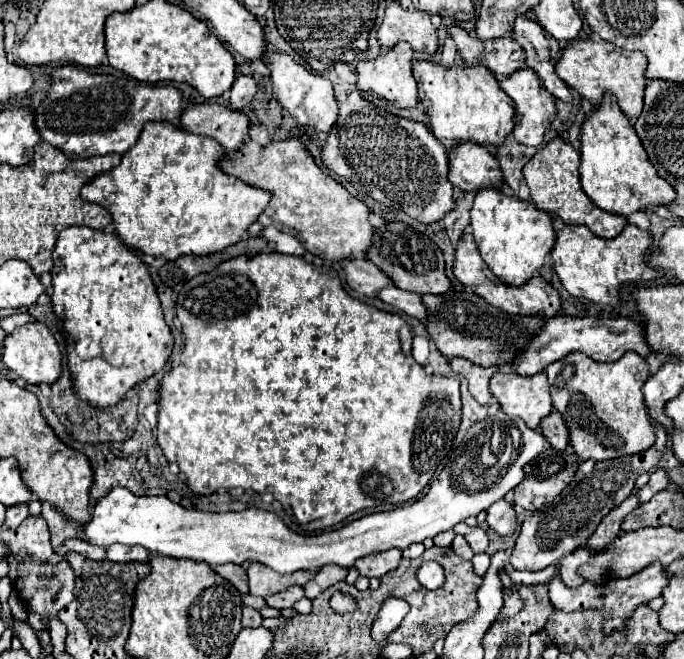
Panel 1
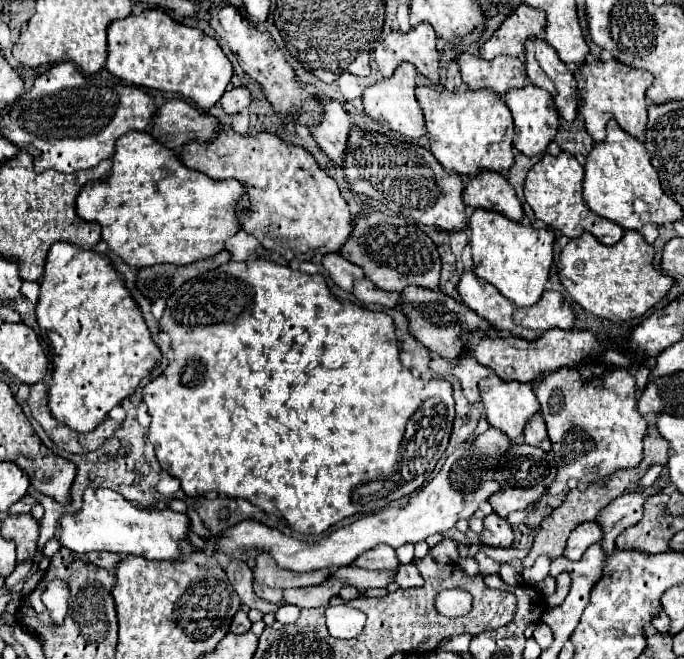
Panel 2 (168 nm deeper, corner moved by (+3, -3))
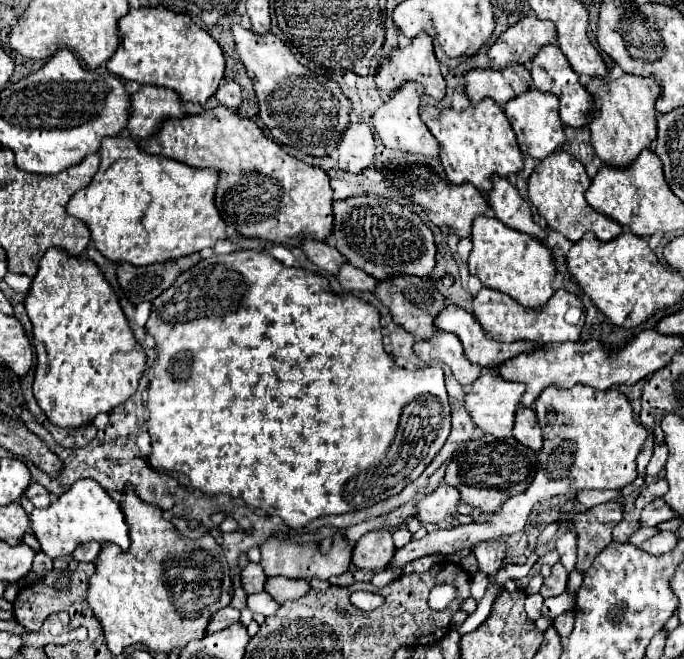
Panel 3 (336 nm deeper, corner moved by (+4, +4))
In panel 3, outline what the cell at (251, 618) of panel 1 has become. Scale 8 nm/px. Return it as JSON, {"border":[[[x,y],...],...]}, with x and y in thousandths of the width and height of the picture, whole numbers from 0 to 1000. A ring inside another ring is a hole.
{"border":[[[329,921],[323,927],[317,927],[317,933],[311,933],[311,939],[306,942],[306,961],[314,961],[314,958],[323,958],[341,945],[346,945],[352,936],[352,930],[341,921]]]}

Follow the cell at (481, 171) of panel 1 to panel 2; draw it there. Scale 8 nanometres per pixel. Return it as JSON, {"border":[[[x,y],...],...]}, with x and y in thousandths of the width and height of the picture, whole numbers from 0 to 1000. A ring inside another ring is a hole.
{"border":[[[705,261],[693,270],[684,270],[684,282],[678,288],[678,307],[690,316],[708,316],[737,325],[751,337],[763,337],[766,319],[760,303],[754,300],[751,285],[728,261]]]}

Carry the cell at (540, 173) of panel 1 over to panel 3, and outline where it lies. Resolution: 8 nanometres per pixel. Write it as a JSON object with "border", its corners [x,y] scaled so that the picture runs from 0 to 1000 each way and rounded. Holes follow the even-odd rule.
{"border":[[[817,226],[808,229],[806,235],[800,235],[785,256],[776,263],[773,269],[773,302],[776,308],[785,314],[788,326],[800,335],[803,344],[814,347],[817,354],[823,354],[832,366],[844,366],[849,363],[858,351],[867,351],[873,357],[873,363],[879,366],[893,366],[896,360],[908,357],[908,341],[902,341],[902,335],[885,329],[882,323],[873,323],[867,314],[861,314],[861,308],[855,305],[855,290],[861,287],[864,272],[855,263],[855,253],[849,244],[844,244],[835,232]]]}

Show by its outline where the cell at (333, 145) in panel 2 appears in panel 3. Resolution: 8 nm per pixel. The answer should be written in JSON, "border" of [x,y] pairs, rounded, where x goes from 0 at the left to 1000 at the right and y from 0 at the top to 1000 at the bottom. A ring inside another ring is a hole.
{"border":[[[510,187],[493,214],[496,253],[525,263],[548,247],[548,211],[534,187]]]}

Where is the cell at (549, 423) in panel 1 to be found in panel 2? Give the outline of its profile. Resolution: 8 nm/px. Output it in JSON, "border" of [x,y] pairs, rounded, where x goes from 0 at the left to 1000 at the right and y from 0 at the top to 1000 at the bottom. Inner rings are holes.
{"border":[[[784,625],[784,628],[775,634],[775,640],[769,643],[769,649],[766,649],[766,671],[775,674],[775,677],[787,677],[787,680],[804,686],[804,677],[807,677],[807,674],[804,674],[804,668],[801,668],[798,643],[795,643],[789,625]]]}

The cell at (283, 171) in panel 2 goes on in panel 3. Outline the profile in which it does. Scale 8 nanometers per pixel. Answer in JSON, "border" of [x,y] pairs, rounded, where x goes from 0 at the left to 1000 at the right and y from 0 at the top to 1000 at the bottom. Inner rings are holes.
{"border":[[[320,159],[314,165],[306,165],[300,168],[297,175],[276,175],[273,181],[247,181],[238,187],[235,199],[224,208],[224,211],[212,211],[212,214],[203,214],[206,226],[221,232],[221,235],[238,235],[238,238],[247,238],[247,241],[256,241],[256,244],[265,244],[270,250],[279,250],[279,253],[314,253],[320,256],[320,281],[317,281],[317,296],[314,296],[314,308],[317,308],[317,317],[323,323],[323,329],[329,332],[332,341],[341,341],[346,354],[358,357],[358,360],[370,360],[370,363],[385,363],[385,366],[393,366],[393,369],[408,369],[408,372],[440,372],[440,363],[458,363],[458,366],[475,366],[484,354],[487,354],[487,287],[484,287],[484,278],[481,278],[481,269],[478,263],[469,256],[469,253],[461,253],[461,250],[449,250],[425,235],[420,235],[396,208],[390,208],[385,202],[385,196],[379,196],[367,181],[349,181],[346,171],[335,168],[332,162]]]}

